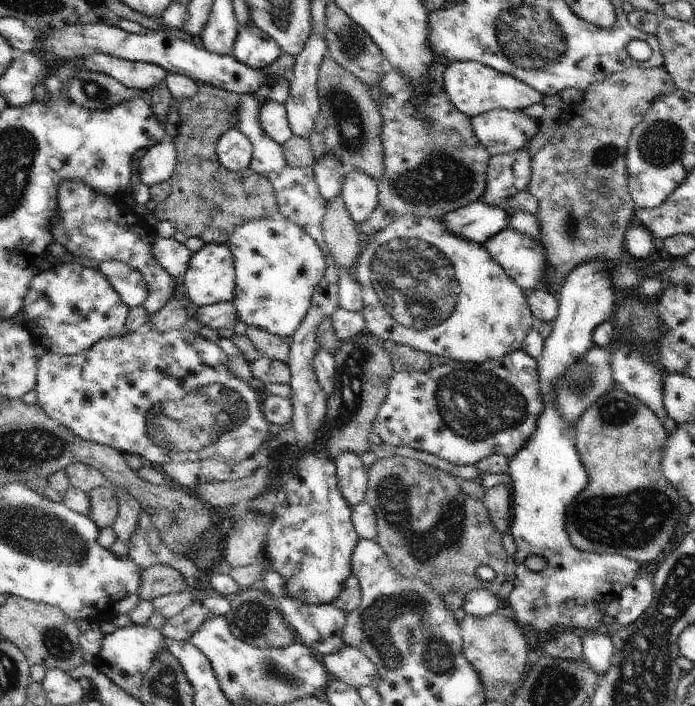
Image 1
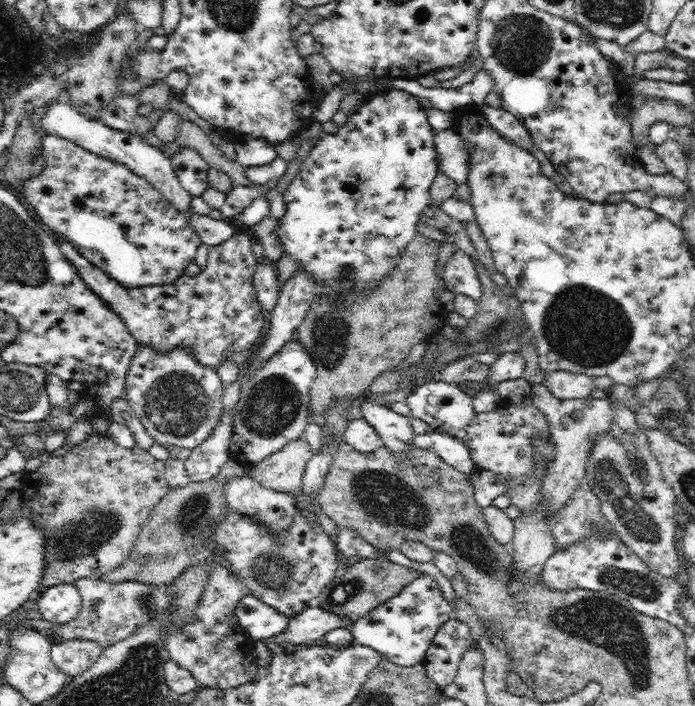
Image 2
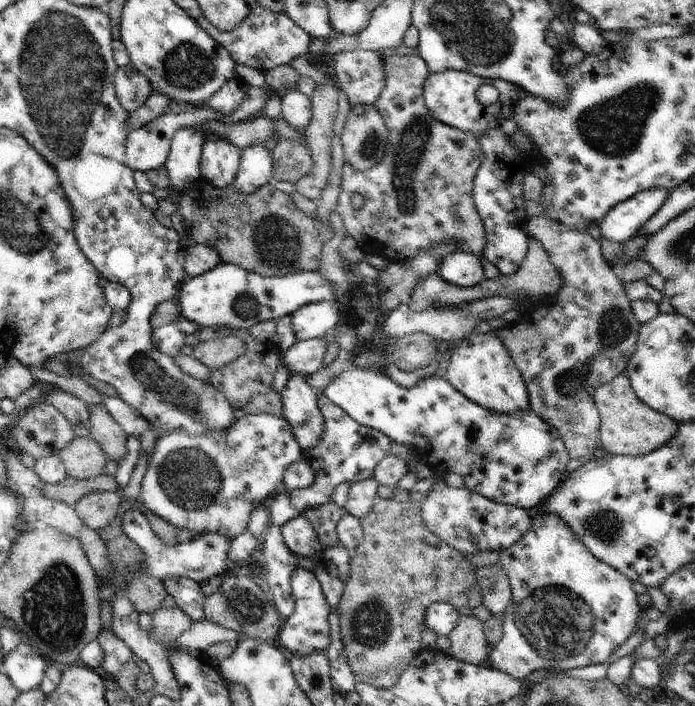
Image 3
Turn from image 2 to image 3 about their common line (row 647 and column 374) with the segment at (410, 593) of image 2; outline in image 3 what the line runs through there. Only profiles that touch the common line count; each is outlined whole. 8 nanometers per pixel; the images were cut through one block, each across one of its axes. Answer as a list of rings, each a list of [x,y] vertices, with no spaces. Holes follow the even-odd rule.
[[[350,366],[327,386],[323,395],[361,426],[382,432],[391,439],[392,444],[412,446],[417,458],[424,461],[434,475],[459,474],[464,477],[464,485],[469,490],[496,503],[534,512],[559,487],[562,474],[566,474],[566,465],[570,462],[568,450],[558,430],[532,410],[505,414],[486,409],[458,392],[444,377],[432,375],[418,380],[414,387],[404,387],[378,369]]]

